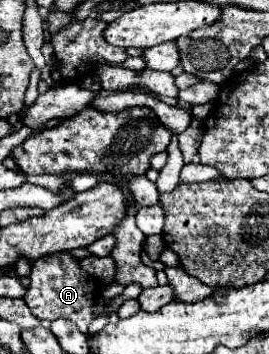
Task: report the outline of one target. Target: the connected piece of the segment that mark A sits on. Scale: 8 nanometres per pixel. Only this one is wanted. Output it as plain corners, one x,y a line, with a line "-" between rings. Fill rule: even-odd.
59,252
53,256
43,256
31,264
31,284
25,294
25,302
31,308
31,312
41,320
71,320
79,326
81,332
87,332
89,322
93,320
91,306
99,294
99,282
97,278
89,276
79,268
77,258
73,258
69,252

